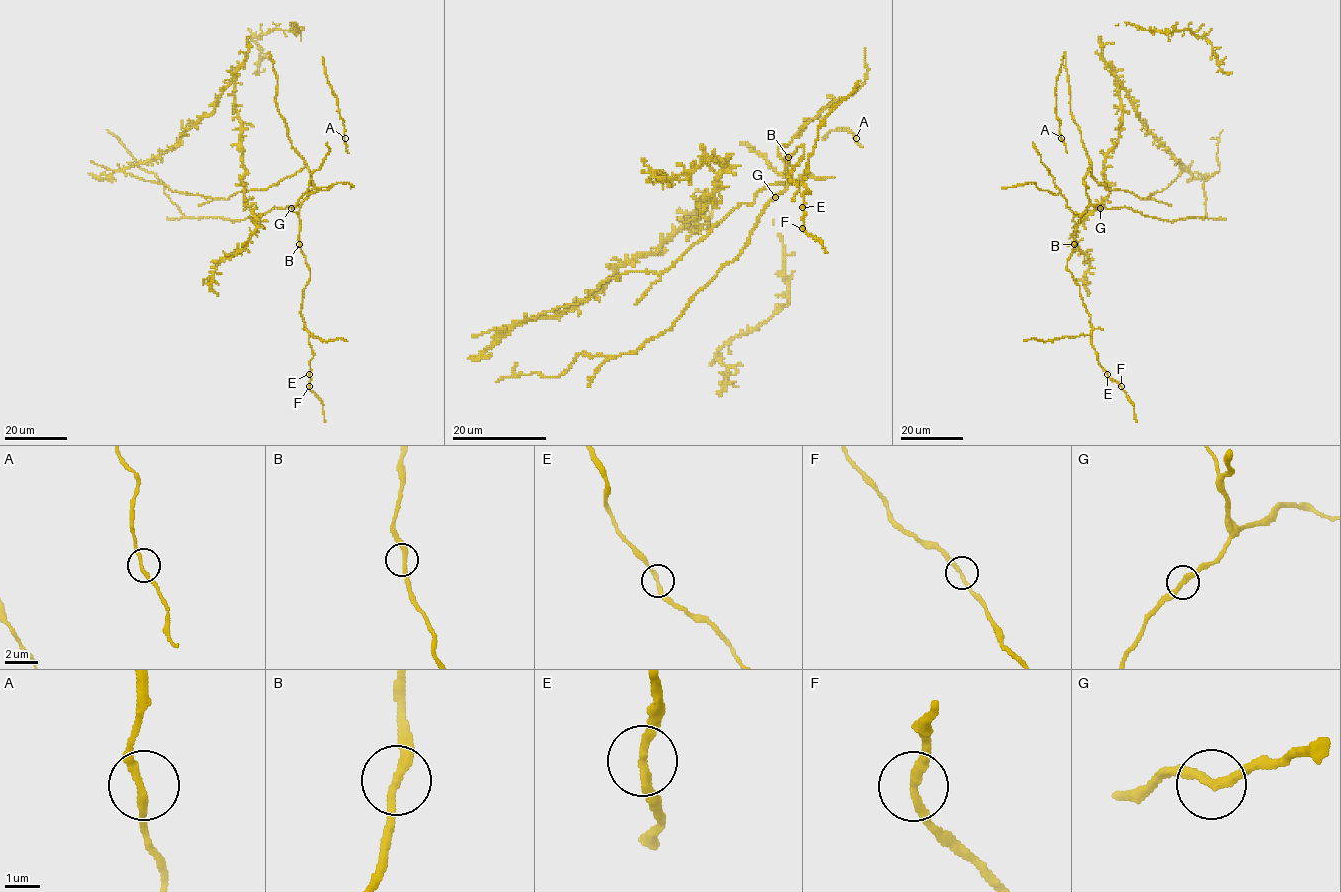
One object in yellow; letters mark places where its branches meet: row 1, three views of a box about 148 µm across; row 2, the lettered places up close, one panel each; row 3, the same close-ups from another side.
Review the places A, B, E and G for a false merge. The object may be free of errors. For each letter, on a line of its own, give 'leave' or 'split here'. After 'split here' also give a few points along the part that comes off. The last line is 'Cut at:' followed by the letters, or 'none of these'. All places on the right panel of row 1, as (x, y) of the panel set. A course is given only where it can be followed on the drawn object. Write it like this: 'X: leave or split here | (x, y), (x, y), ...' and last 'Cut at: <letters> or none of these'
A: leave
B: leave
E: leave
G: leave
Cut at: none of these

